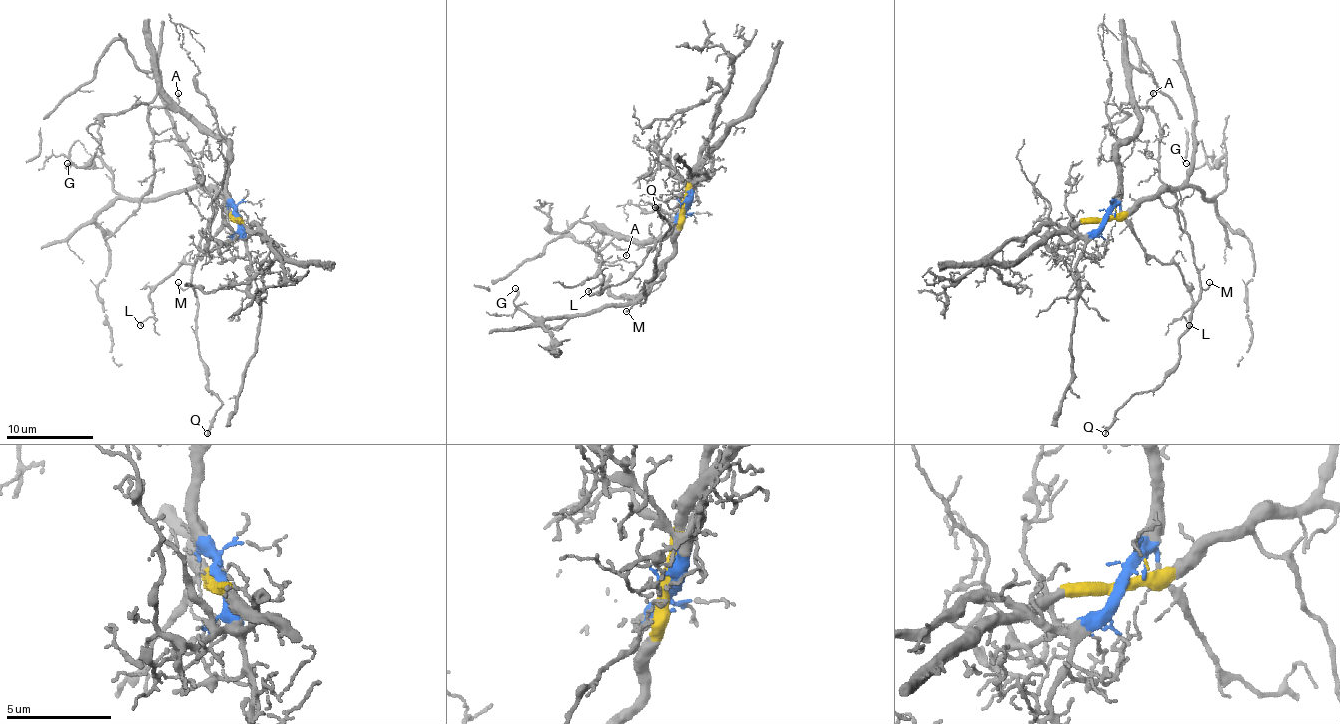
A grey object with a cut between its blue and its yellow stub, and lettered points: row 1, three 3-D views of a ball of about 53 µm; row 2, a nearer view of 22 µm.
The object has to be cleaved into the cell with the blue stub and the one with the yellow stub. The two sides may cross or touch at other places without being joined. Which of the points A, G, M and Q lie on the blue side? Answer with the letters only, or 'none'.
A

